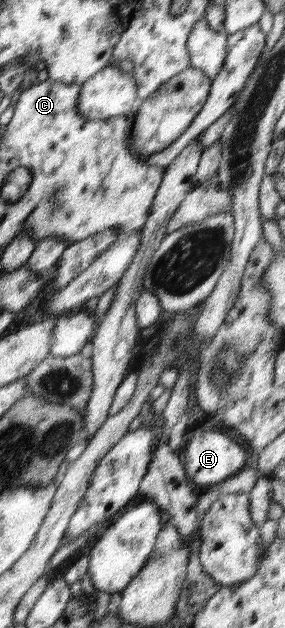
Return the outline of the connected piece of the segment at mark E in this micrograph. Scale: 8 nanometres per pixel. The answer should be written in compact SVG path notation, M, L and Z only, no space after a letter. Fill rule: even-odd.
M195 427L195 433L188 443L184 457L186 458L186 473L191 485L208 485L213 488L218 482L224 481L226 478L233 476L241 471L244 467L244 459L246 459L246 451L232 440L228 435L218 431L202 431L196 433L198 429Z

